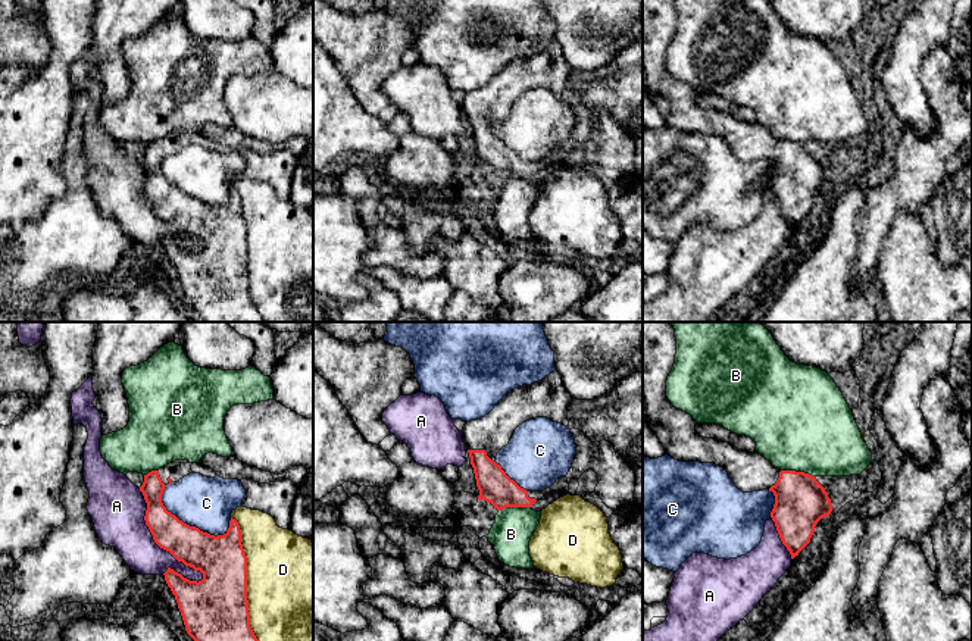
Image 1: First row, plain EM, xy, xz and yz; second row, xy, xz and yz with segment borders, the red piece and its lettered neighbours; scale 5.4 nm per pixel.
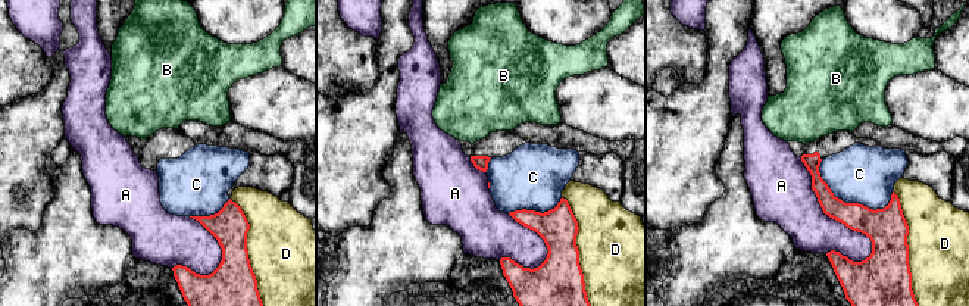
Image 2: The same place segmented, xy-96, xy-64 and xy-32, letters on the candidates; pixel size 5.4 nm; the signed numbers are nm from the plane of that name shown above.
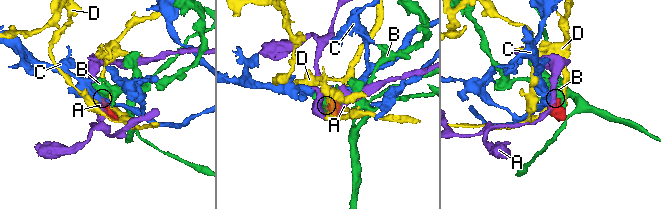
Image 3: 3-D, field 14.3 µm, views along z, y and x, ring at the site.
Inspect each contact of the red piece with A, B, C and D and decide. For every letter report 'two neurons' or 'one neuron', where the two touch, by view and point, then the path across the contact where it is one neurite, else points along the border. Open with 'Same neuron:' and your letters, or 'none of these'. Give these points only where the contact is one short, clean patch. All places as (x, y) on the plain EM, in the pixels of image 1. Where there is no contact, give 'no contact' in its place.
Same neuron: none of these
A: two neurons | xy (161, 218)
B: two neurons | yz (797, 143)
C: two neurons | xy (186, 194)
D: two neurons | xy (246, 255)

